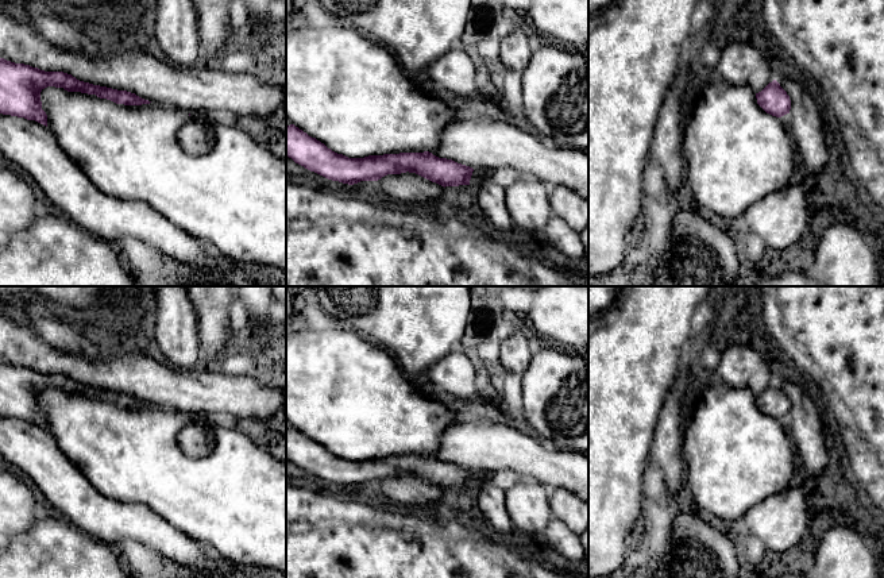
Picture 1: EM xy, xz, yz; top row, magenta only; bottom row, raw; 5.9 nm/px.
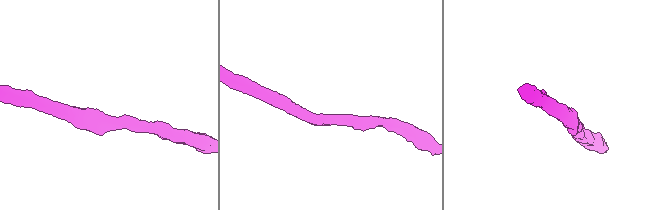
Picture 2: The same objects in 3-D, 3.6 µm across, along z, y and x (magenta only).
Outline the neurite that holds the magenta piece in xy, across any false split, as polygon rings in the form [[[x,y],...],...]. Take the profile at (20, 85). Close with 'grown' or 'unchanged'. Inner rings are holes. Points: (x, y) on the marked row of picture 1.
[[[0,9],[0,113],[35,120],[47,127],[40,92],[47,86],[67,92],[96,95],[116,104],[161,104],[194,111],[229,111],[236,116],[259,116],[265,120],[286,115],[286,88],[252,74],[227,73],[209,68],[178,66],[154,55],[130,49],[107,50],[100,57],[58,50],[23,16]]] | grown

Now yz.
[[[729,41],[721,49],[714,77],[733,85],[745,85],[756,93],[757,104],[769,115],[790,113],[791,100],[775,80],[776,66],[765,53],[742,41]]] | grown

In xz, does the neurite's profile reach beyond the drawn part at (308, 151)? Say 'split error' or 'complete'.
split error

